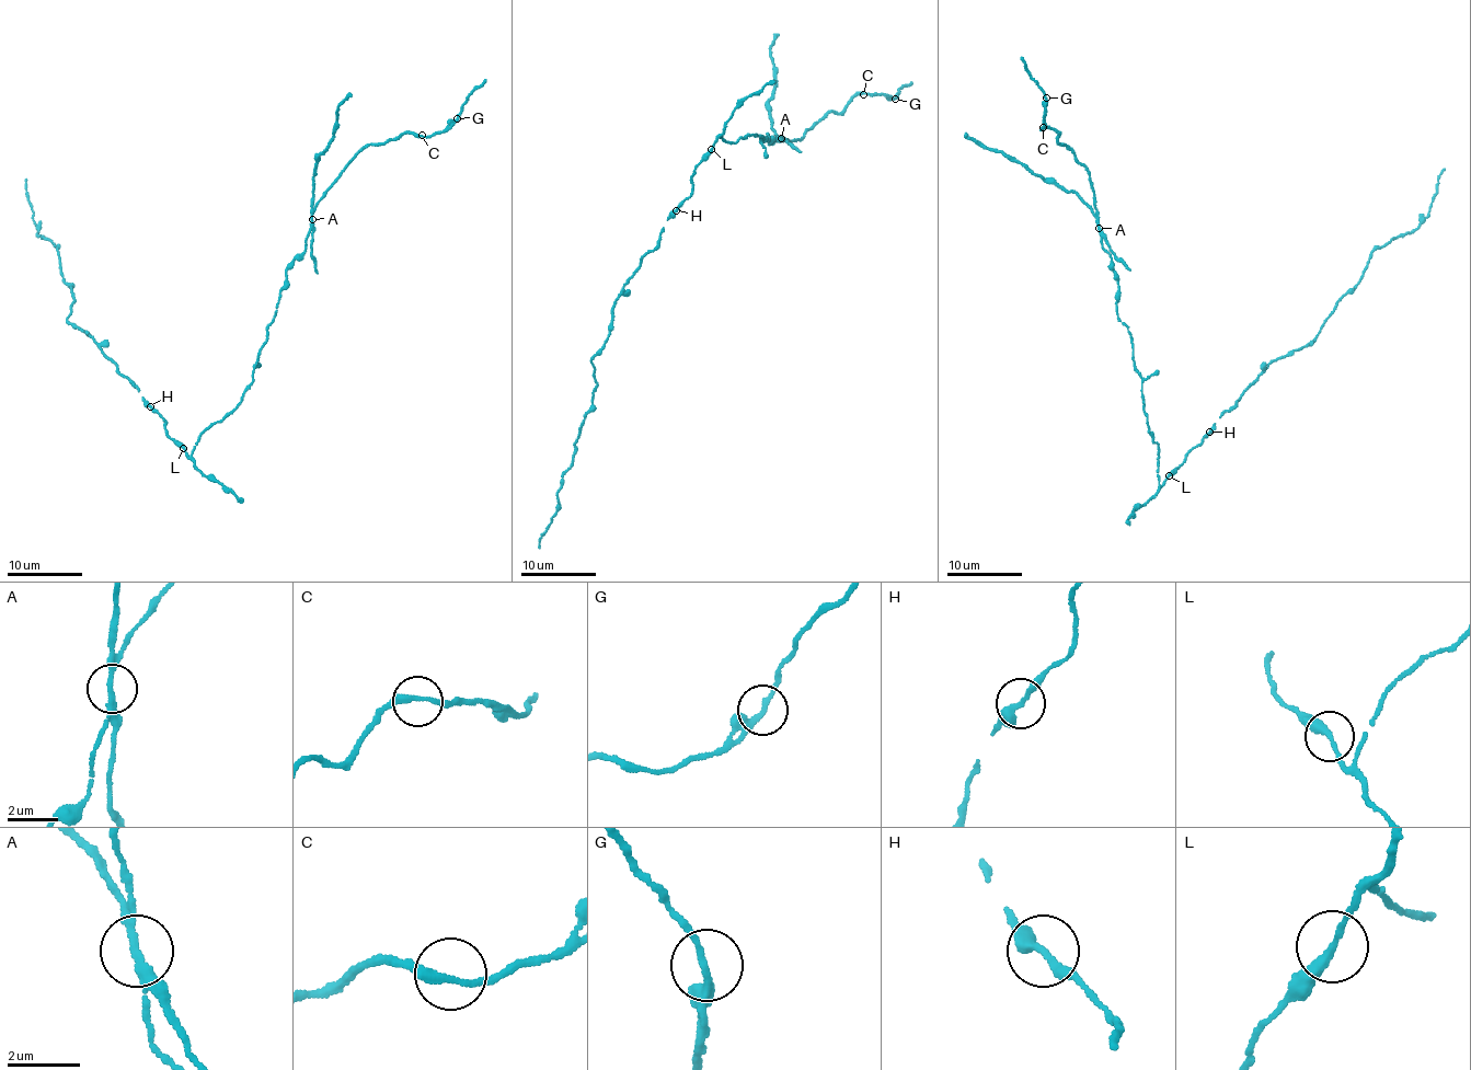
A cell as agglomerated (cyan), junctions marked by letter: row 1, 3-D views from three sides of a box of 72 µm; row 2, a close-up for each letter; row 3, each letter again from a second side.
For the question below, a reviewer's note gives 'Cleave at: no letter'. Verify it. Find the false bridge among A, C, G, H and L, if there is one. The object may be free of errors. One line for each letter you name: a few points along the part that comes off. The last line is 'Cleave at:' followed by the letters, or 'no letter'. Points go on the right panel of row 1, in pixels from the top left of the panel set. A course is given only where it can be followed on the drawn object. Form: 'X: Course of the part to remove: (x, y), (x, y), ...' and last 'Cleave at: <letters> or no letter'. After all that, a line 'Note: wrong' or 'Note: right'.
A: Course of the part to remove: (1099, 228), (1091, 208), (1073, 192), (1065, 192), (1001, 152), (977, 145), (965, 133)
Cleave at: A
Note: wrong

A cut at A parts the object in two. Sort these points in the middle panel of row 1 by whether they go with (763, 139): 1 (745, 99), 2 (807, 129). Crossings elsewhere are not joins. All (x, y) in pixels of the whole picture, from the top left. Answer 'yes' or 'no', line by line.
1: yes
2: yes

